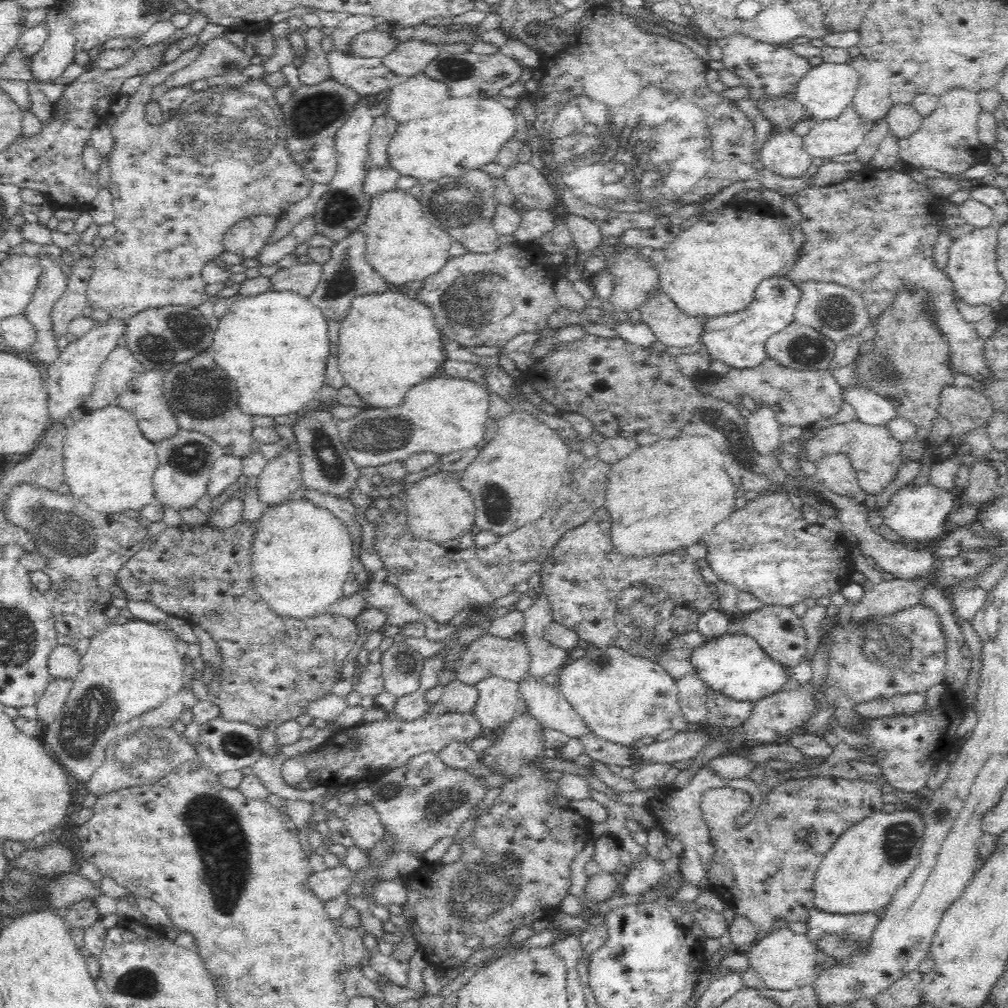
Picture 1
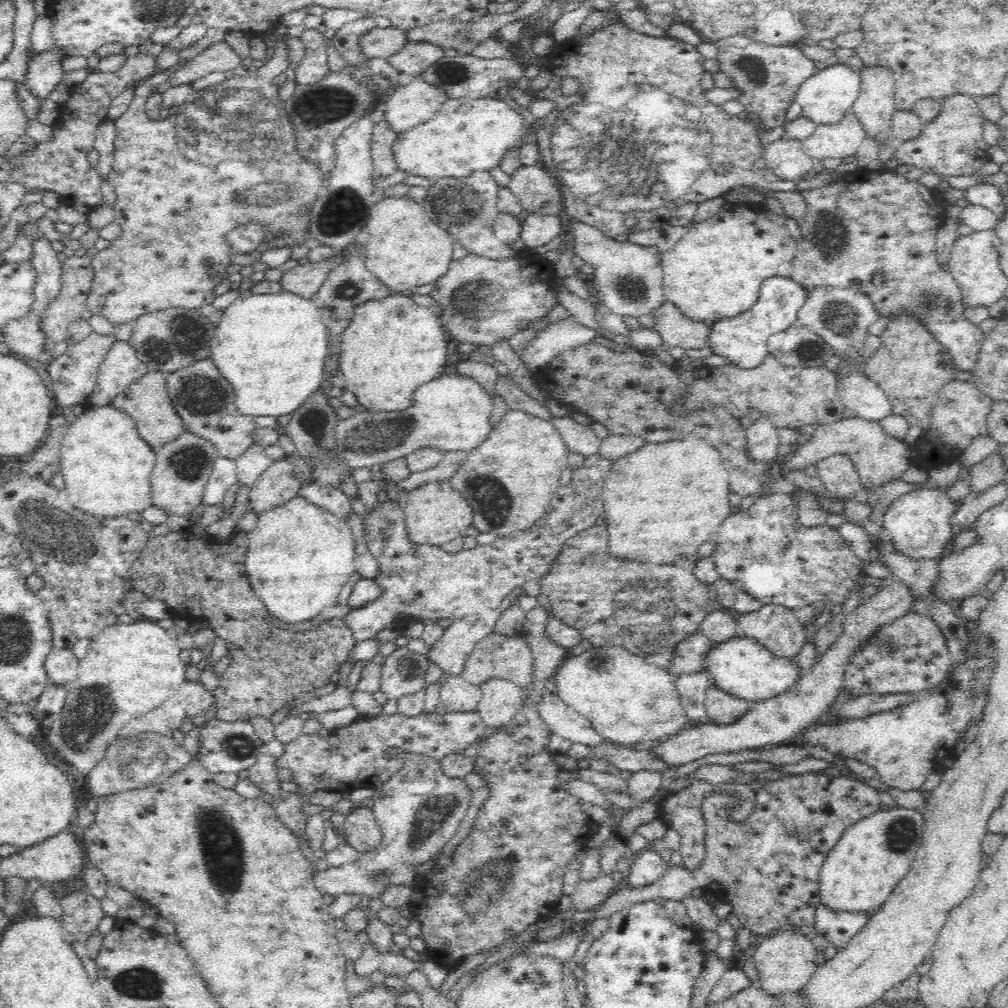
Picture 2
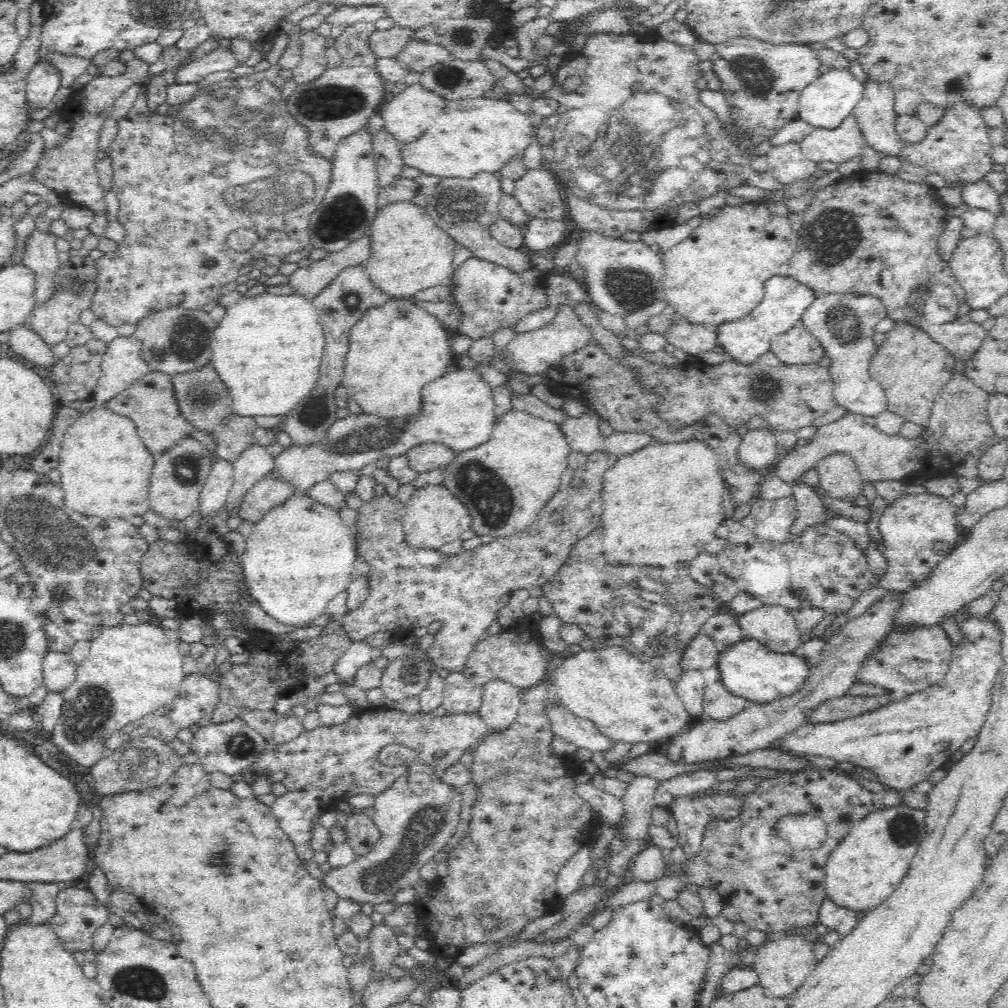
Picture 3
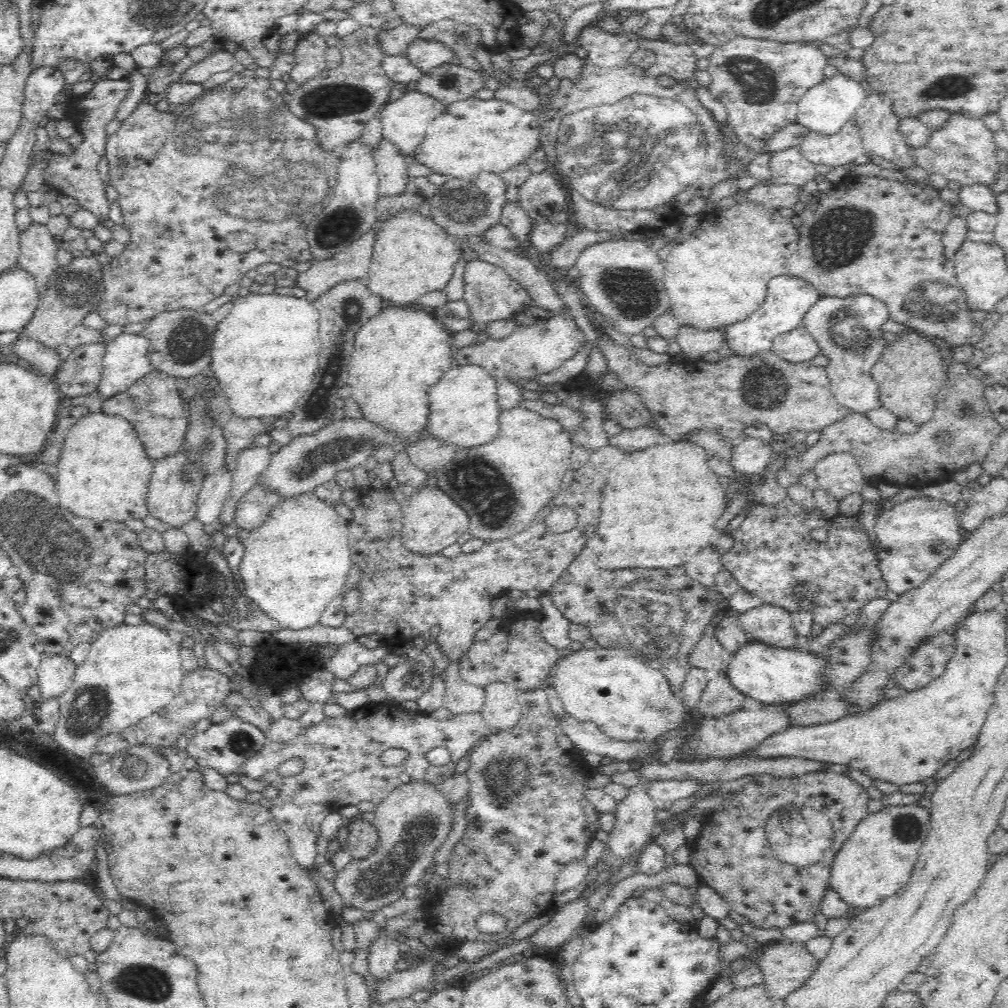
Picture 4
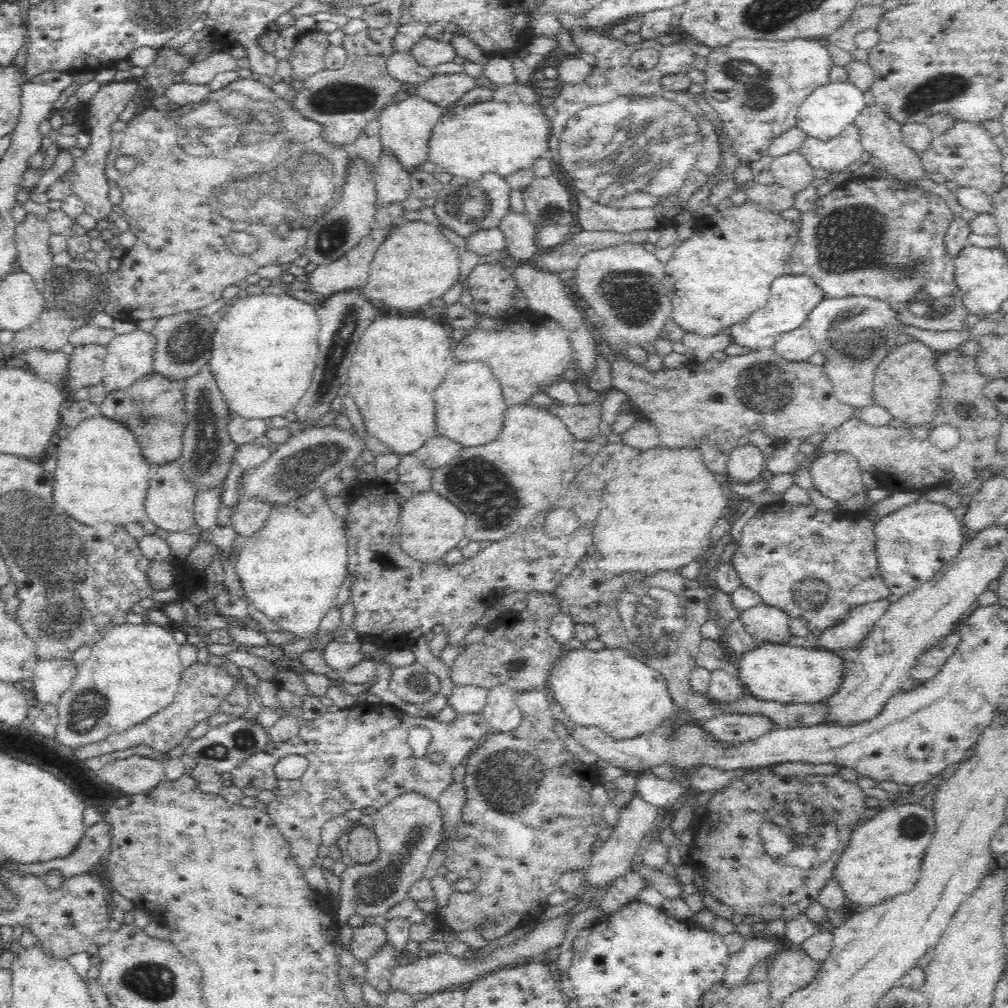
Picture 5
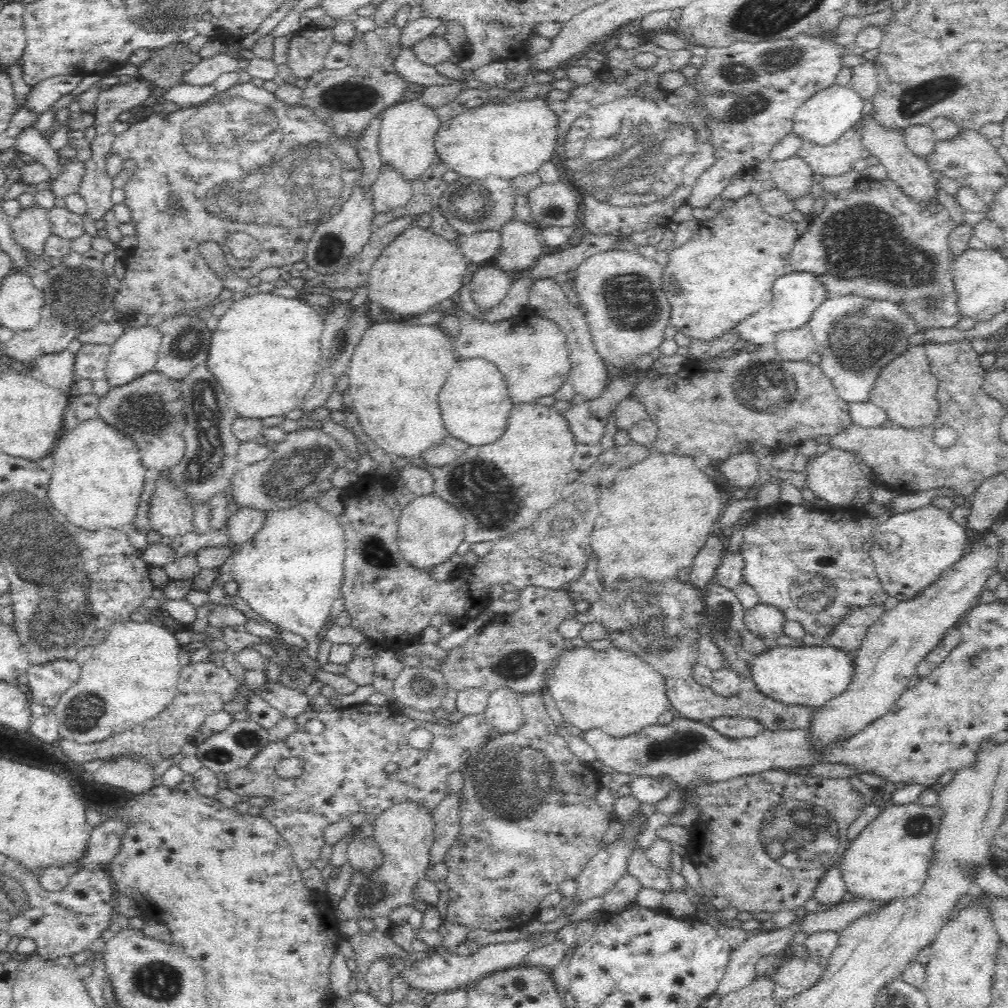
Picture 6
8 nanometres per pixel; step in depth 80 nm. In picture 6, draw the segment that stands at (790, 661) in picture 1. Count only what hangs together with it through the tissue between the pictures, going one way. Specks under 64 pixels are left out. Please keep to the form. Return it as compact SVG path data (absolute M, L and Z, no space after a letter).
M758 604L745 612L746 629L769 644L782 636L786 622L784 614L777 607L768 604Z

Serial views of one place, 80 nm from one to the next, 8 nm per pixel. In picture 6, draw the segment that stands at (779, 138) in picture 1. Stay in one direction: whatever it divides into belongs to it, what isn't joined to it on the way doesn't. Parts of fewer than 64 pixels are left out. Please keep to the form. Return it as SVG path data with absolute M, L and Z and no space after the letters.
M797 154L786 160L778 160L772 168L775 188L788 194L790 201L796 201L810 193L815 183L812 176L814 173L810 165Z

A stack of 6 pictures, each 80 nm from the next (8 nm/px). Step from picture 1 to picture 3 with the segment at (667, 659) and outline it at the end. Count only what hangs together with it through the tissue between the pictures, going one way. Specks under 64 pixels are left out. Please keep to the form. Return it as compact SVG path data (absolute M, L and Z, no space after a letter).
M700 633L690 640L688 648L684 650L680 658L680 666L683 671L709 669L718 665L718 658L722 650L716 646L714 639Z

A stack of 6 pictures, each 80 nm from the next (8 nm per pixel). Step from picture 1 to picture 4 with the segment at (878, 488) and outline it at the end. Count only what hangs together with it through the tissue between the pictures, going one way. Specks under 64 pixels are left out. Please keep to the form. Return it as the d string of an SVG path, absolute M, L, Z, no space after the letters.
M957 361L950 363L947 368L947 374L948 381L938 393L932 420L921 424L920 429L914 434L902 433L897 430L884 430L872 424L872 421L864 413L851 412L842 420L838 420L838 422L834 422L828 428L820 431L819 441L808 447L805 452L800 453L797 459L787 456L786 466L782 470L778 470L776 474L780 486L788 488L790 485L798 483L800 476L809 470L812 471L814 465L821 458L837 452L852 453L867 481L872 476L884 476L889 472L894 474L901 484L911 487L936 483L938 480L946 480L946 478L942 478L942 472L958 473L966 470L970 464L977 463L981 465L986 456L988 456L988 452L990 452L995 440L1003 431L1002 425L996 421L994 413L992 413L984 400L987 386L982 383L982 379L977 379L970 374L966 363Z

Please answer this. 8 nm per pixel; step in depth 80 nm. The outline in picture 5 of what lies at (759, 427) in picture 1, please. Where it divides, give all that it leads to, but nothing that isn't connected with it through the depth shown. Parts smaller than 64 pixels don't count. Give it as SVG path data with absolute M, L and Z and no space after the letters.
M744 440L740 446L734 448L729 453L726 461L726 470L729 482L742 482L750 484L760 478L766 464L764 454L760 449Z

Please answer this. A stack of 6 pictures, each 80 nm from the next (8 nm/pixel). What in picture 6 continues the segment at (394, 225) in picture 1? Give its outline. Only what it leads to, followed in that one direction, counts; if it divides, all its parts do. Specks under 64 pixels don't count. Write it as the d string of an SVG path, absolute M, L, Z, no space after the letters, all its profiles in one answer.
M417 225L410 226L398 238L395 238L394 242L390 242L382 250L378 260L370 268L370 278L367 280L366 286L368 290L367 300L380 303L384 308L402 314L403 319L407 319L408 316L426 314L426 312L431 311L430 308L438 306L442 300L446 300L446 298L456 299L456 292L464 284L466 266L468 266L468 260L458 250L454 242L435 234L430 227L424 229Z

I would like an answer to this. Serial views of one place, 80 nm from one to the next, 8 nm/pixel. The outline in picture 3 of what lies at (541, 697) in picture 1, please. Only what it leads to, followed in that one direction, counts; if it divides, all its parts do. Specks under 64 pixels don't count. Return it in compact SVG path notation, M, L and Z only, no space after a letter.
M548 702L546 715L552 721L553 733L572 742L577 748L587 748L592 752L606 752L612 750L612 746L617 743L604 736L591 720L572 714L561 703L556 705Z

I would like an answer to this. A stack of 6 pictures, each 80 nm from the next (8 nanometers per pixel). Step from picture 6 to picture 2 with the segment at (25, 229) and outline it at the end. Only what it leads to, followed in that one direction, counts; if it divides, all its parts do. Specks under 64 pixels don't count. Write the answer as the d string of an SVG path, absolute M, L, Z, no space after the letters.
M34 239L33 253L29 258L32 266L37 270L37 279L33 290L34 302L30 312L41 319L45 308L59 295L62 283L60 282L61 263L48 239Z

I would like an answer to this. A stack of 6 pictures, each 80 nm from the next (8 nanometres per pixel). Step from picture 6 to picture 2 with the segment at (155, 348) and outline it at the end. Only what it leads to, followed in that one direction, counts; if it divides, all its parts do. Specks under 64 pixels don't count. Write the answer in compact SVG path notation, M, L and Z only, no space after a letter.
M115 340L110 352L102 364L99 365L98 380L92 394L89 396L87 406L103 407L111 404L111 400L125 391L140 376L148 372L148 367L137 358L136 350L130 341Z

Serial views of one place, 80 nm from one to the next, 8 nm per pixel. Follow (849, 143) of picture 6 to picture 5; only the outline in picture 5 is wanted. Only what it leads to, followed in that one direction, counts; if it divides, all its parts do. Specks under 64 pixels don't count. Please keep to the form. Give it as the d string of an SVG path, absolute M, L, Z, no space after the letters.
M853 123L839 136L828 141L807 137L798 151L816 170L824 168L830 173L844 171L852 162L862 158L862 152L865 151L859 132Z

